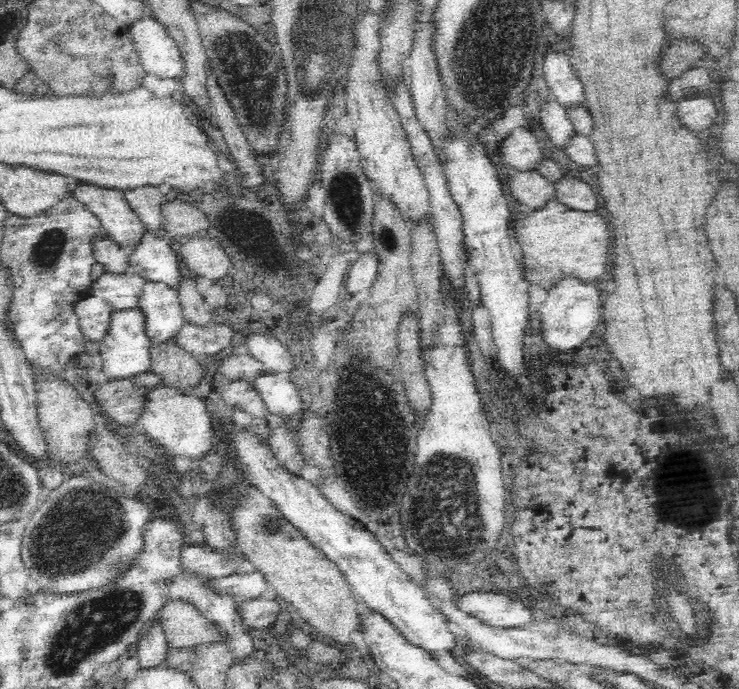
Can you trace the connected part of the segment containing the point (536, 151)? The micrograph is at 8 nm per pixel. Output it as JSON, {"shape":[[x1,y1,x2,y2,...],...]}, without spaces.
{"shape":[[516,128,499,146,500,162,510,171,529,171,538,168,544,150,529,128]]}

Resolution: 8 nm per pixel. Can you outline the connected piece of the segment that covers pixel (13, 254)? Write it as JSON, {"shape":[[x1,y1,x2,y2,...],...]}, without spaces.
{"shape":[[69,190,55,205,35,215,10,213,6,218,1,263,10,267,15,287,8,319,32,369,64,373,72,357,84,352,86,340,79,324,62,322,66,320,64,314,68,306,90,291,93,284,91,266,95,263,93,245,103,237,106,235,100,219]]}

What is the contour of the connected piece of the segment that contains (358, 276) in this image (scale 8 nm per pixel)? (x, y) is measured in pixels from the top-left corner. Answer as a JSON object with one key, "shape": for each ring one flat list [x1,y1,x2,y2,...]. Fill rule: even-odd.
{"shape":[[376,250,358,253,348,275,346,292,350,292,350,296,358,294,365,288,370,289,378,277,378,253]]}

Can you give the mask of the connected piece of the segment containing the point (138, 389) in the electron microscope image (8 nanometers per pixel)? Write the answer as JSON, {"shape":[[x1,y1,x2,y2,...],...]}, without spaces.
{"shape":[[152,370,132,378,108,381,94,394,102,410,120,425,133,426,147,405,147,393,166,387,164,375]]}

